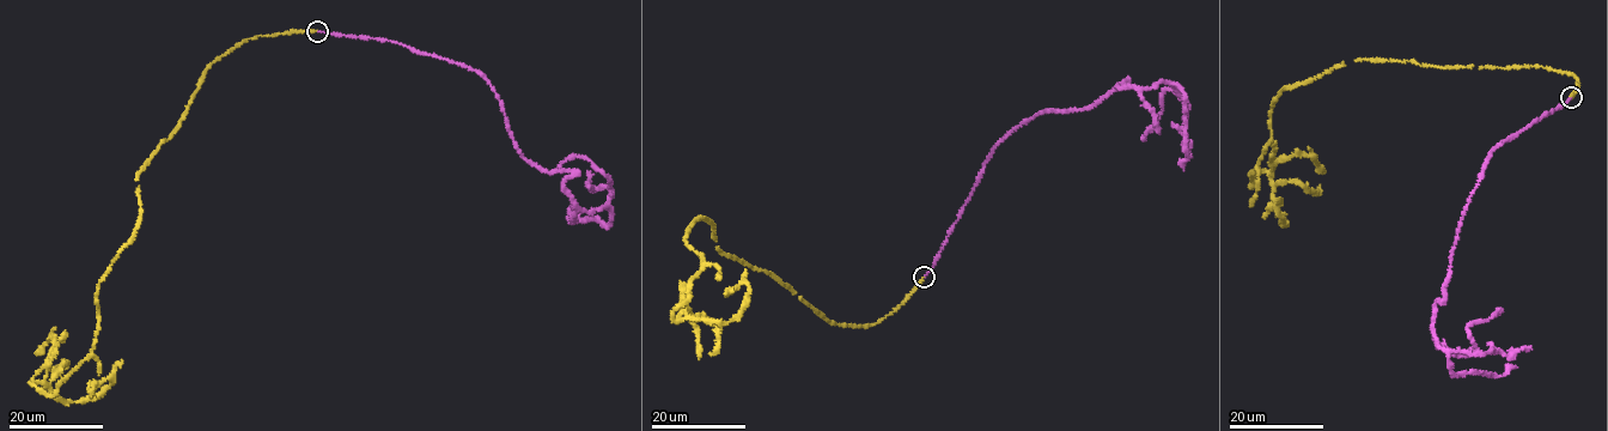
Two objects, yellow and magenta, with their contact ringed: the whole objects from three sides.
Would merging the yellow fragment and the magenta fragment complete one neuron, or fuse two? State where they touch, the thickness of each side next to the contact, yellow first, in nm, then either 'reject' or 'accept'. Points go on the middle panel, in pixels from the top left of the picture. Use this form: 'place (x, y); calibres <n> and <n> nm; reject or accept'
place (924, 277); calibres 180 and 200 nm; accept

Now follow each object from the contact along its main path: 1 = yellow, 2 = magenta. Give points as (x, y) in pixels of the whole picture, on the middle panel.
1: (924, 277), (877, 323), (836, 325), (698, 219), (704, 263), (674, 319), (737, 319), (749, 291), (731, 291)
2: (924, 277), (988, 155), (1018, 126), (1078, 111), (1121, 83), (1167, 80), (1185, 103), (1163, 91), (1143, 138)

